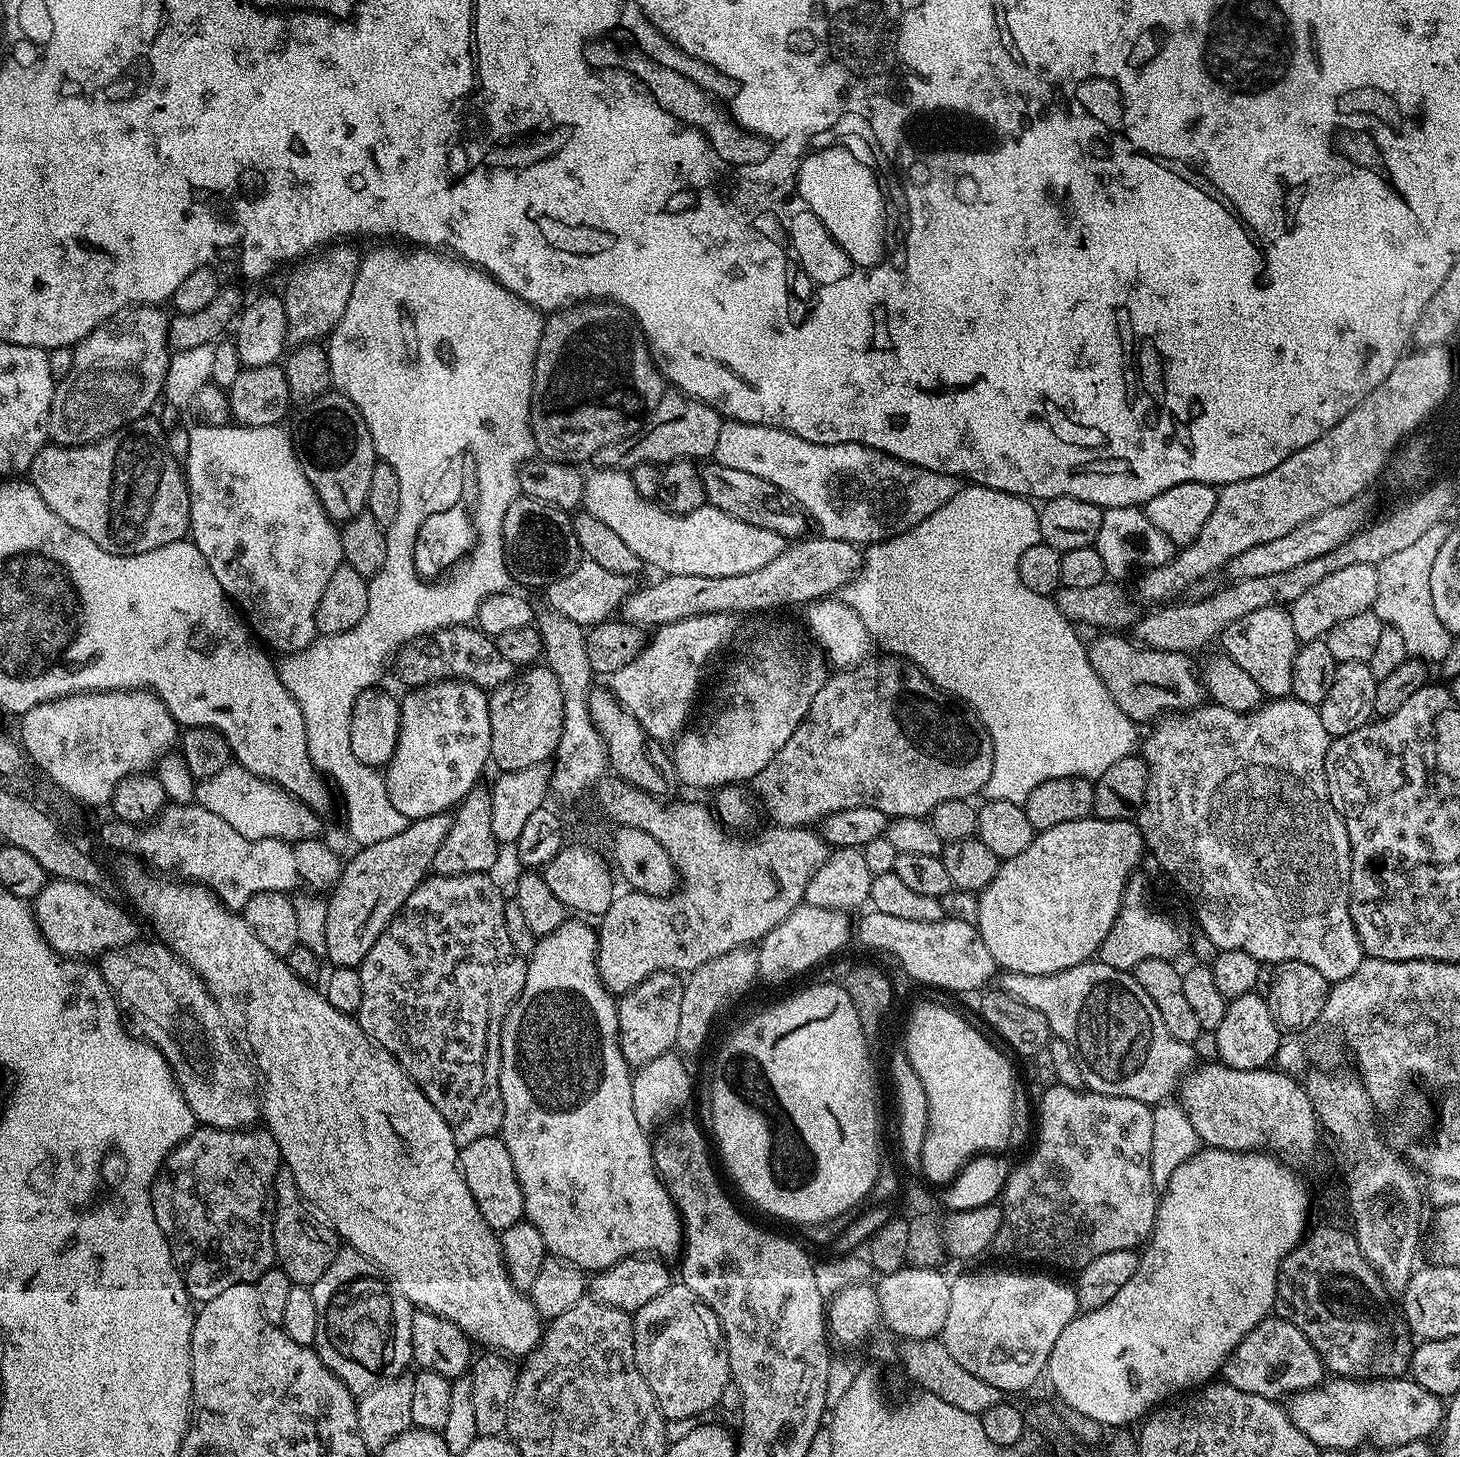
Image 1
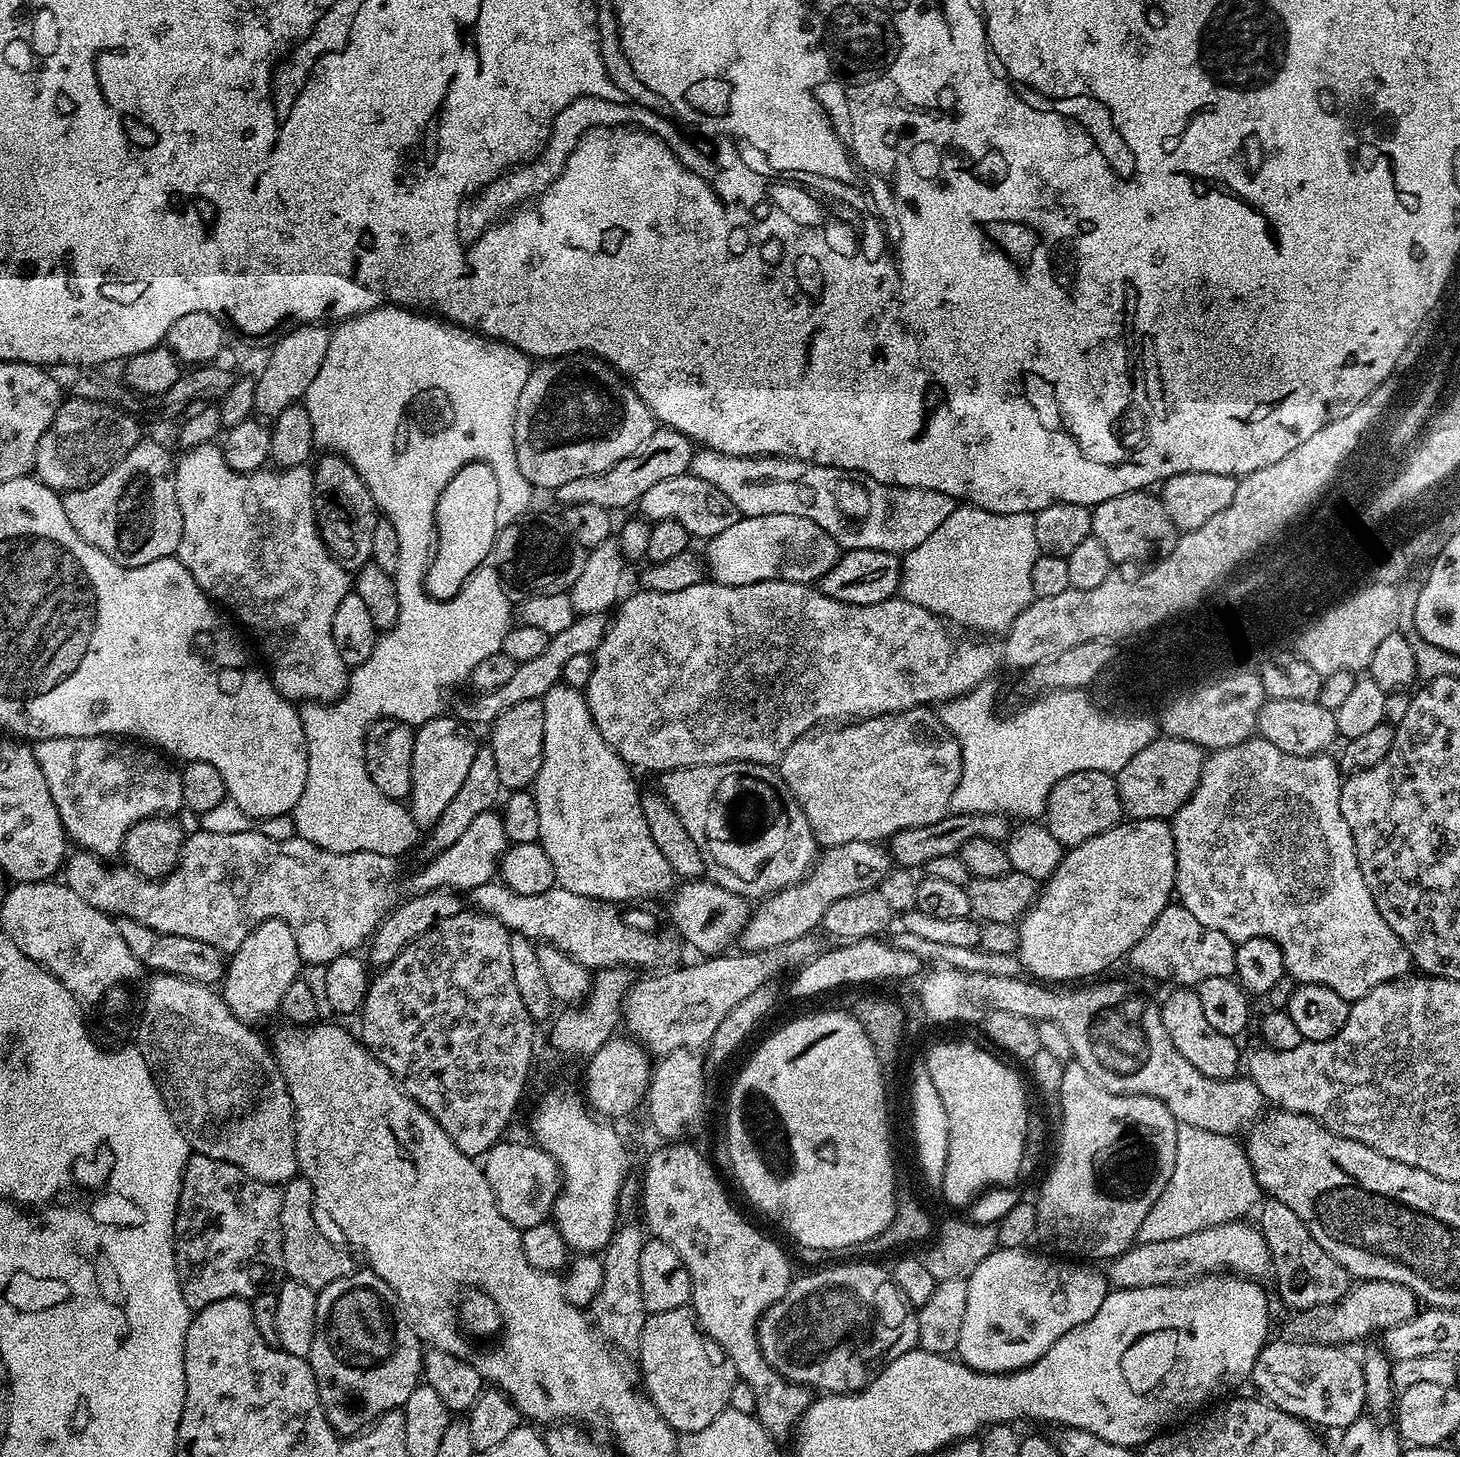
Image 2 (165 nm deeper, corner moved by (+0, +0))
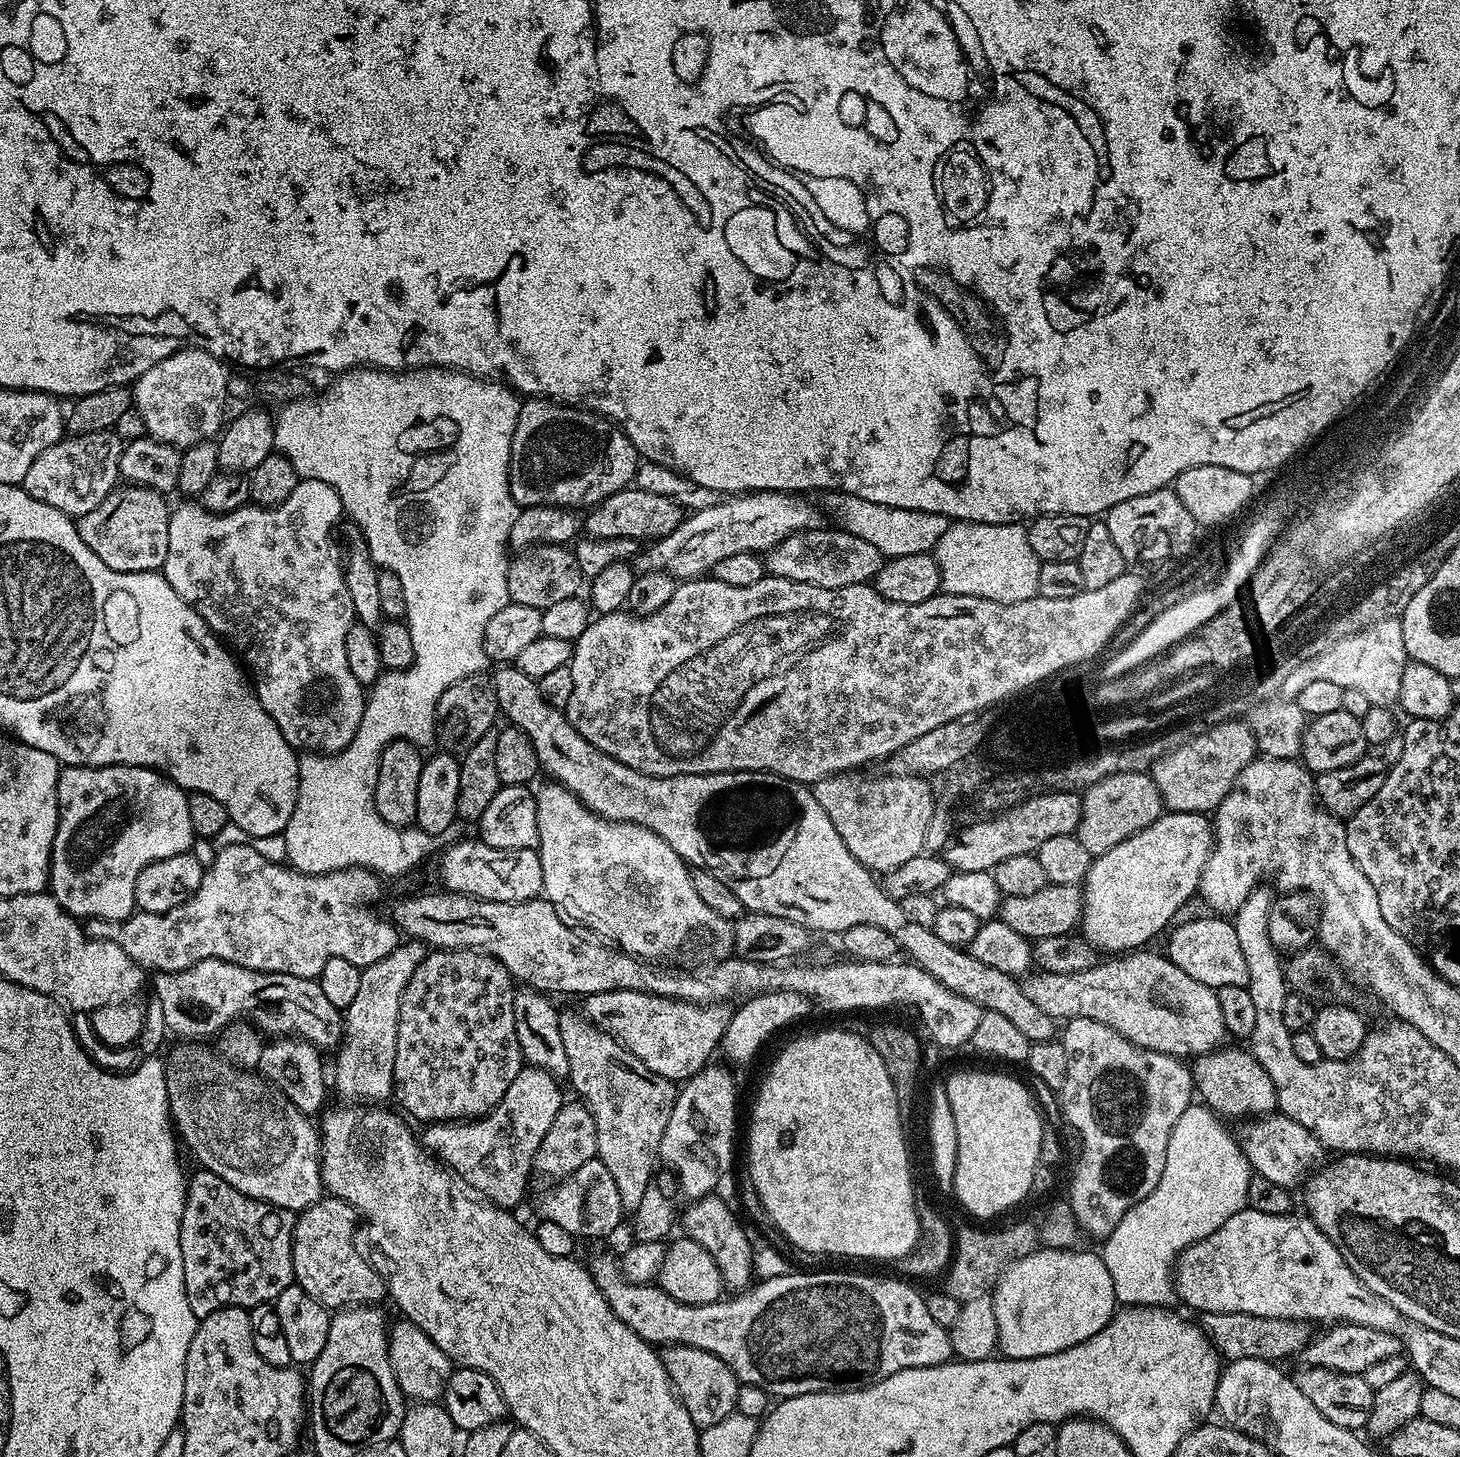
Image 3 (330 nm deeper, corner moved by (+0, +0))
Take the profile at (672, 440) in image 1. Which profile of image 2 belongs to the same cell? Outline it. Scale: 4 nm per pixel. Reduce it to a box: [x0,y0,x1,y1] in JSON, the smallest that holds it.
[554,426,695,510]

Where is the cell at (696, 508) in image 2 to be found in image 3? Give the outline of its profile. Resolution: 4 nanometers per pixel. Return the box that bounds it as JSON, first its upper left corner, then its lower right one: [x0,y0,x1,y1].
[582,486,682,542]

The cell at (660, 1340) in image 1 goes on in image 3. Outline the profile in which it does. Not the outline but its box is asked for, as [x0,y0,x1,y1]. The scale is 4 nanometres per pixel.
[662,1344,741,1429]

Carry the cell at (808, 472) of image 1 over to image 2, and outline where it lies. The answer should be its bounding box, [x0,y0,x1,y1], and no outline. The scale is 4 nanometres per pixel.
[690,447,958,554]

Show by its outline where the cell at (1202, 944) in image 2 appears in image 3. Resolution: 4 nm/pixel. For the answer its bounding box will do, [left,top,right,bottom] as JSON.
[1166,914,1248,989]

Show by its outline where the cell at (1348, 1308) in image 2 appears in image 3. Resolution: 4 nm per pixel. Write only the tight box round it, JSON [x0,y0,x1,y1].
[1198,1312,1314,1362]

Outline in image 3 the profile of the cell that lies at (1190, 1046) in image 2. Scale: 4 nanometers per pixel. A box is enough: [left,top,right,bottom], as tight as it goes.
[1191,1046,1277,1121]

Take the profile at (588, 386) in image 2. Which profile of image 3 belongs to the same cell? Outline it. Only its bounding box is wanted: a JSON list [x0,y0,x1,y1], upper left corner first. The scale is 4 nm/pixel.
[508,398,638,510]

